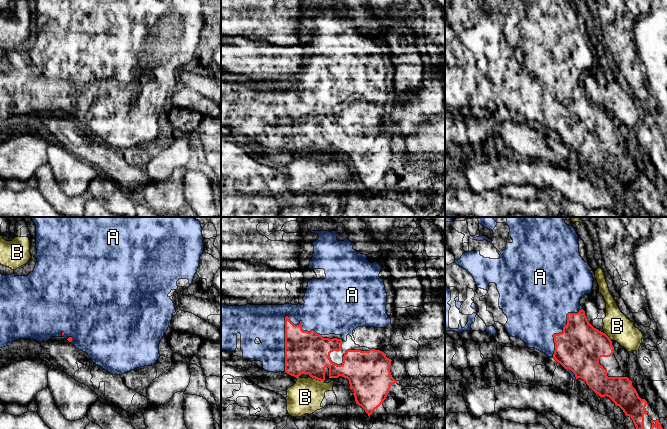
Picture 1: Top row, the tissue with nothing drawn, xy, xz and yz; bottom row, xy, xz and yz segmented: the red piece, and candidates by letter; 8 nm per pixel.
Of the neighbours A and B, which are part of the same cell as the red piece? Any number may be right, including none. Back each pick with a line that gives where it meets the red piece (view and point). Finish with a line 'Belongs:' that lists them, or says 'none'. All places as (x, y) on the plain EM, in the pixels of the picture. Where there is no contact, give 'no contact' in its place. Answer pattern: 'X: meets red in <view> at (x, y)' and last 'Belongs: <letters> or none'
A: meets red in xz at (285, 119)
Belongs: A

